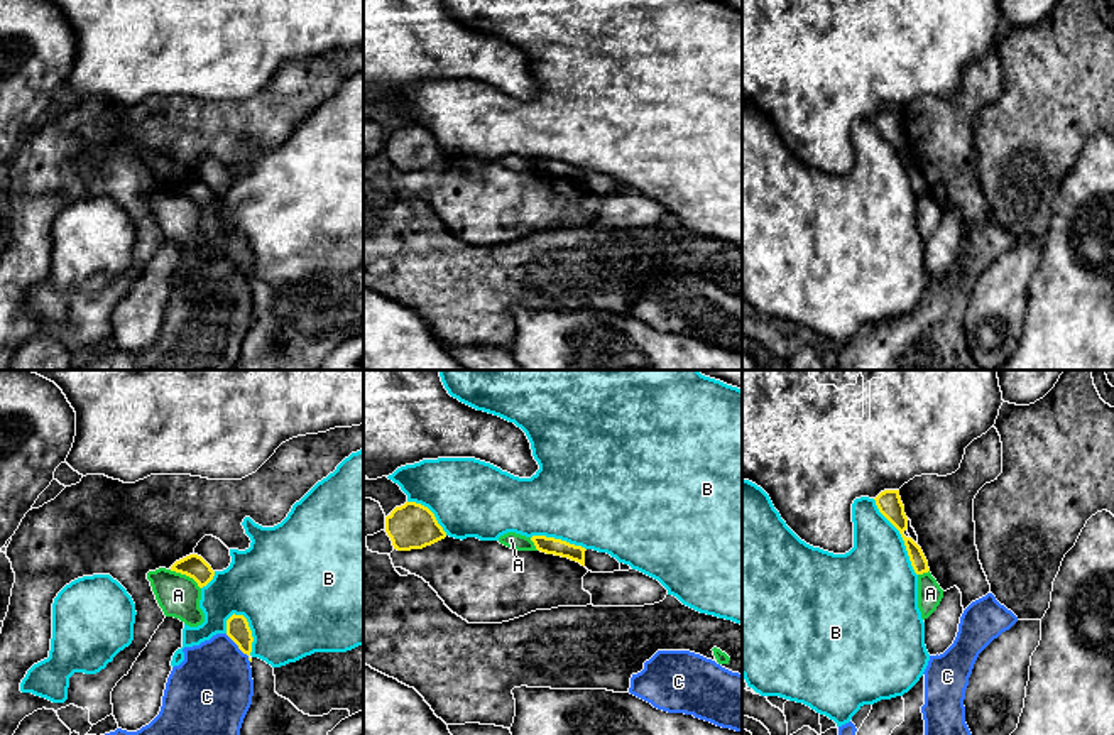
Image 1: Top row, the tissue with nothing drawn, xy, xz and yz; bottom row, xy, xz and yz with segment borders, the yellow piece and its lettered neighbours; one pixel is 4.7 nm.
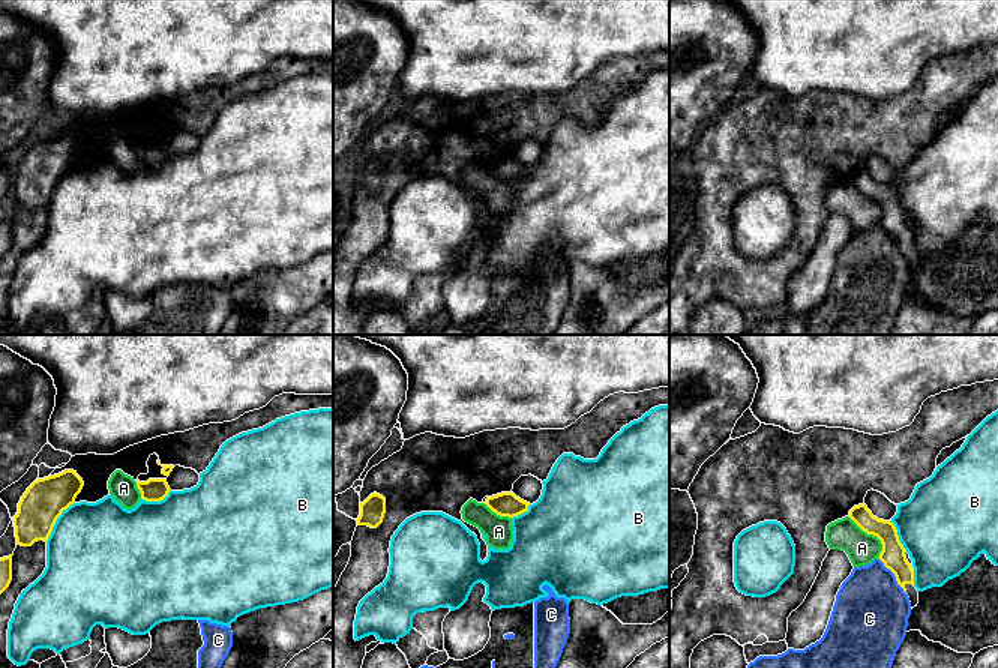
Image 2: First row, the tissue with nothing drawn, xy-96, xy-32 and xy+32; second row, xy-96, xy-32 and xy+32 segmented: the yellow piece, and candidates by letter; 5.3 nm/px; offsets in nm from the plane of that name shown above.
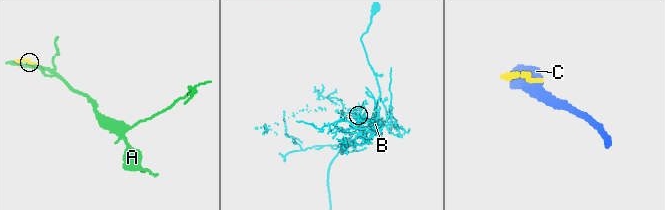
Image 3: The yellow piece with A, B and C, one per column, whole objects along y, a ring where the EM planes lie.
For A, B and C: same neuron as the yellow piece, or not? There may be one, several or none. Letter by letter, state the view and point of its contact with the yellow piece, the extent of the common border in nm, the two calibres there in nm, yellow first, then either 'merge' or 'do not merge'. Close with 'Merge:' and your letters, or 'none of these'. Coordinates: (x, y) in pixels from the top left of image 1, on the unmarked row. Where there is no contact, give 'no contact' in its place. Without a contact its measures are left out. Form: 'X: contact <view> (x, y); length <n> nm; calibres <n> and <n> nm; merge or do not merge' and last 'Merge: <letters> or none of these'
A: contact xy (186, 196); length 180 nm; calibres 110 and 200 nm; do not merge
B: contact yz (901, 157); length 420 nm; calibres 120 and 380 nm; do not merge
C: contact xy (239, 269); length 180 nm; calibres 110 and 400 nm; do not merge
Merge: none of these

